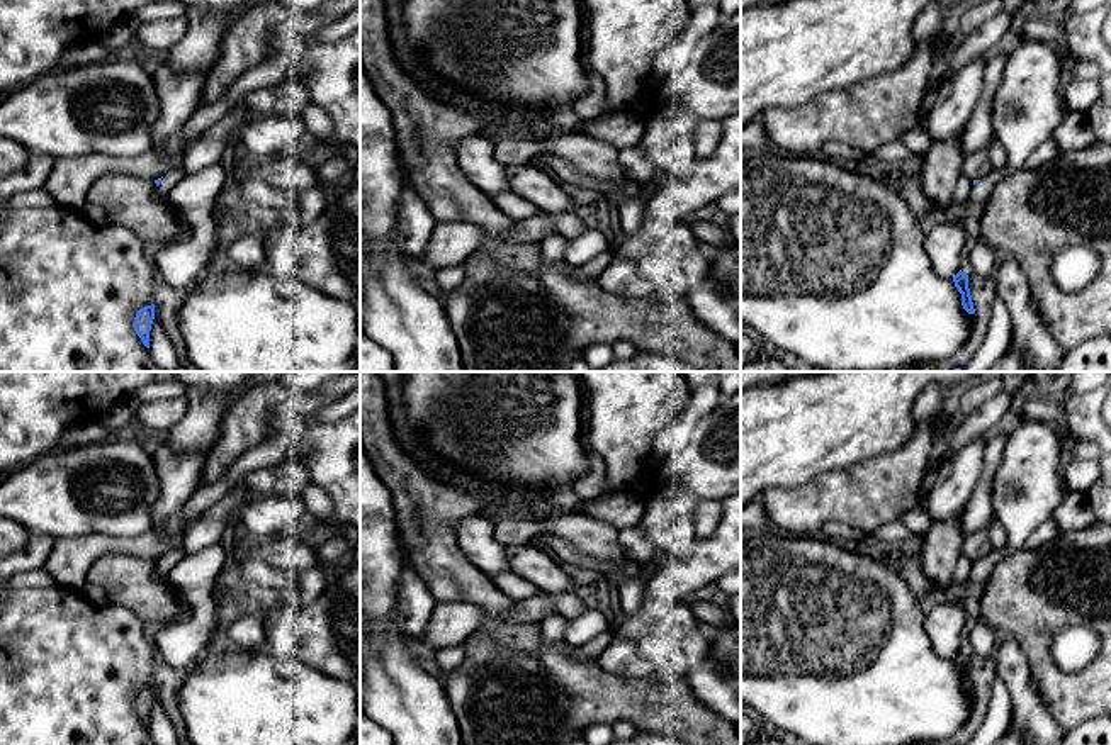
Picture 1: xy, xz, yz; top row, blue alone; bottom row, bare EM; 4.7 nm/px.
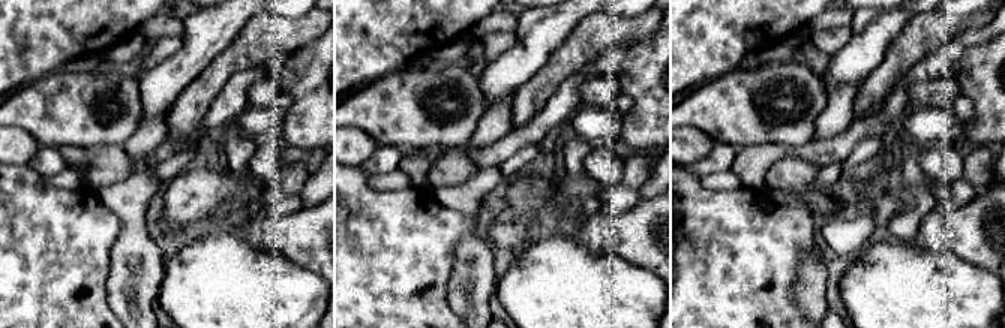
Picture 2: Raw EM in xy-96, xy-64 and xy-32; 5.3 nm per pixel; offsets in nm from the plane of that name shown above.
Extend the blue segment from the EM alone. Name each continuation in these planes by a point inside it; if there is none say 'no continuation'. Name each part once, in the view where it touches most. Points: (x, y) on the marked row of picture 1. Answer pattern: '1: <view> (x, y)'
1: xy (169, 180)

